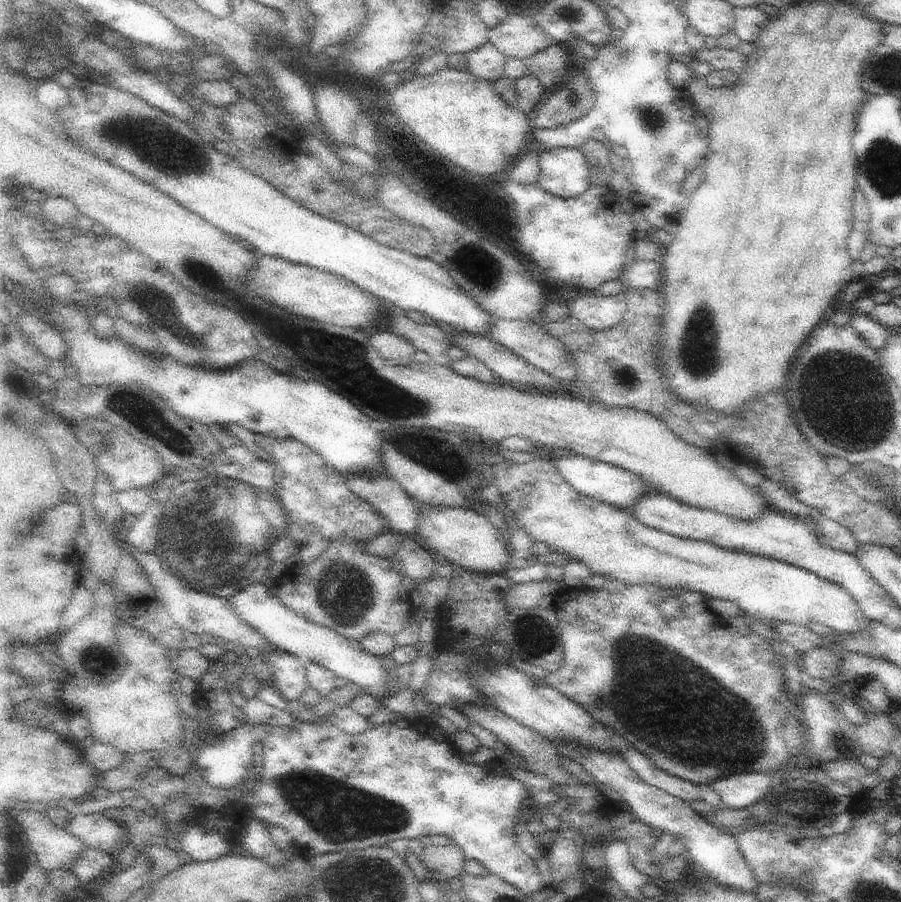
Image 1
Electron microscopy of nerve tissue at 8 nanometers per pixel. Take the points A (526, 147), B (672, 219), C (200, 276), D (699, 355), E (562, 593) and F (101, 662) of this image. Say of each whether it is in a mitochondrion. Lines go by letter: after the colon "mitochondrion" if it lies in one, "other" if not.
A: other
B: other
C: mitochondrion
D: mitochondrion
E: other
F: mitochondrion

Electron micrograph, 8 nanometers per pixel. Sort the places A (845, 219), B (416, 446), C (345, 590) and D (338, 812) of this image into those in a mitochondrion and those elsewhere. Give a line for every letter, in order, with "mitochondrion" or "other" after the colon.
A: other
B: mitochondrion
C: mitochondrion
D: mitochondrion

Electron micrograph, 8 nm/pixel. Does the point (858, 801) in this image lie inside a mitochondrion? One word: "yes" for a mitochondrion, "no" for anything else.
no

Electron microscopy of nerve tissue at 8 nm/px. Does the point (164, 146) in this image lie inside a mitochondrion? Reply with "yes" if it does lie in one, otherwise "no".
yes

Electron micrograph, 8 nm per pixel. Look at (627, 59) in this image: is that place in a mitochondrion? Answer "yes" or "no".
yes

